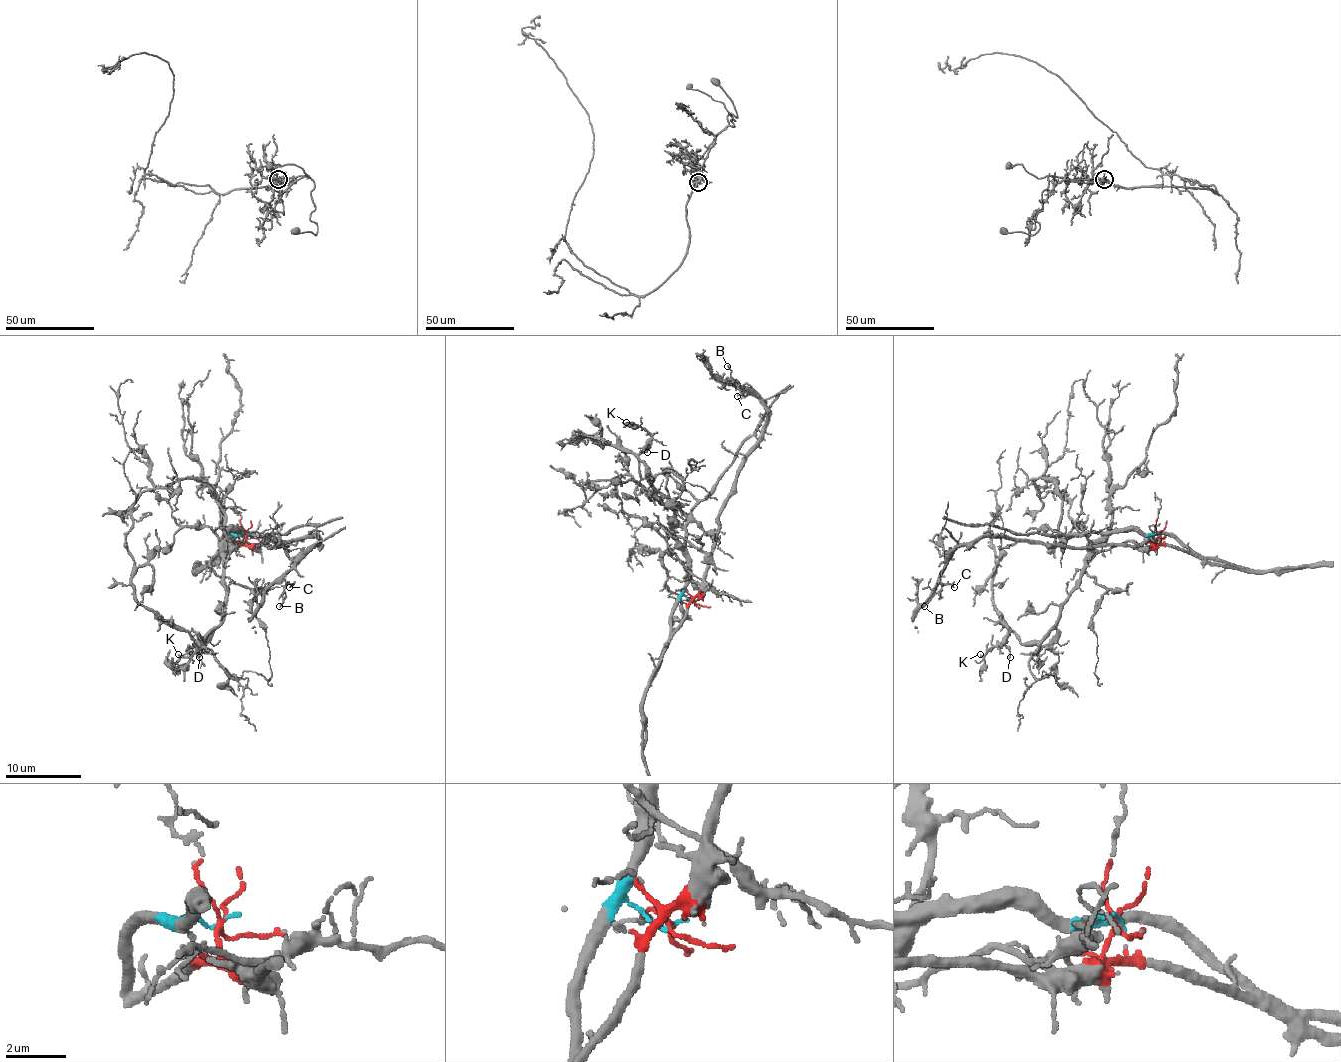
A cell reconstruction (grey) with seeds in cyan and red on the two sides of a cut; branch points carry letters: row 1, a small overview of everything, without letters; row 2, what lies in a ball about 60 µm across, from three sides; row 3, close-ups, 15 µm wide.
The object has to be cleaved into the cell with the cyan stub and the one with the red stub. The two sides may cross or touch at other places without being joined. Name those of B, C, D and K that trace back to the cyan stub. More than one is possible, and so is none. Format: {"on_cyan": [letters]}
{"on_cyan": ["D", "K"]}

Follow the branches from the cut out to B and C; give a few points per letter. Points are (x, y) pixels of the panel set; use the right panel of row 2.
B: (1159, 534), (1148, 548), (1072, 548), (998, 536), (971, 540), (952, 553), (939, 576), (941, 589), (924, 606)
C: (1159, 534), (1148, 548), (1072, 548), (998, 536), (971, 540), (952, 553), (939, 576), (943, 584), (954, 587)

